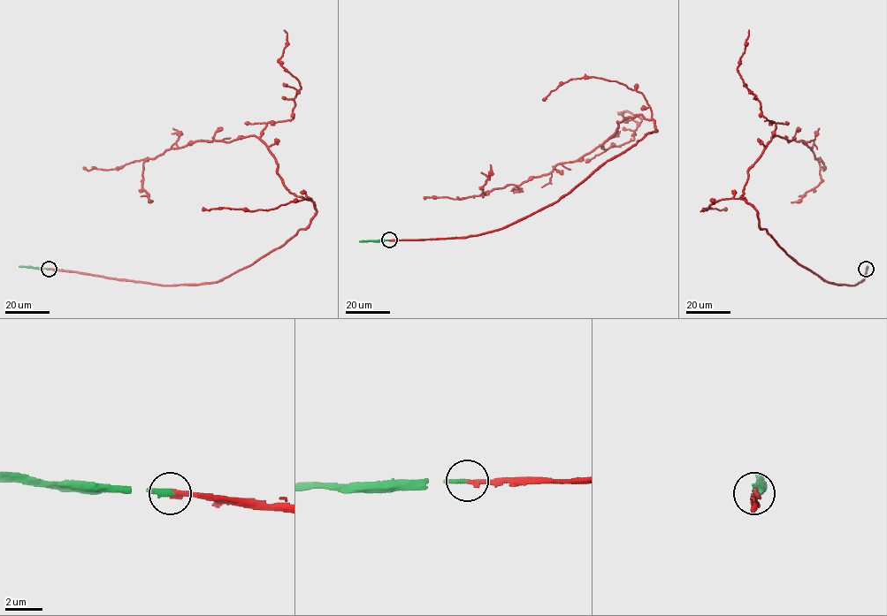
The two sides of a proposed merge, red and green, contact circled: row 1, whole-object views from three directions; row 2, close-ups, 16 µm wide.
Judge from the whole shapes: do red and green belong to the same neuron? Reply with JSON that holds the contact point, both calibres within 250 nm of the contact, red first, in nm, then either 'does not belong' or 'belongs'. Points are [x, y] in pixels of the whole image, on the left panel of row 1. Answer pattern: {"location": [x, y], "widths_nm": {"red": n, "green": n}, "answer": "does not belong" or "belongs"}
{"location": [49, 269], "widths_nm": {"red": 260, "green": 280}, "answer": "belongs"}

